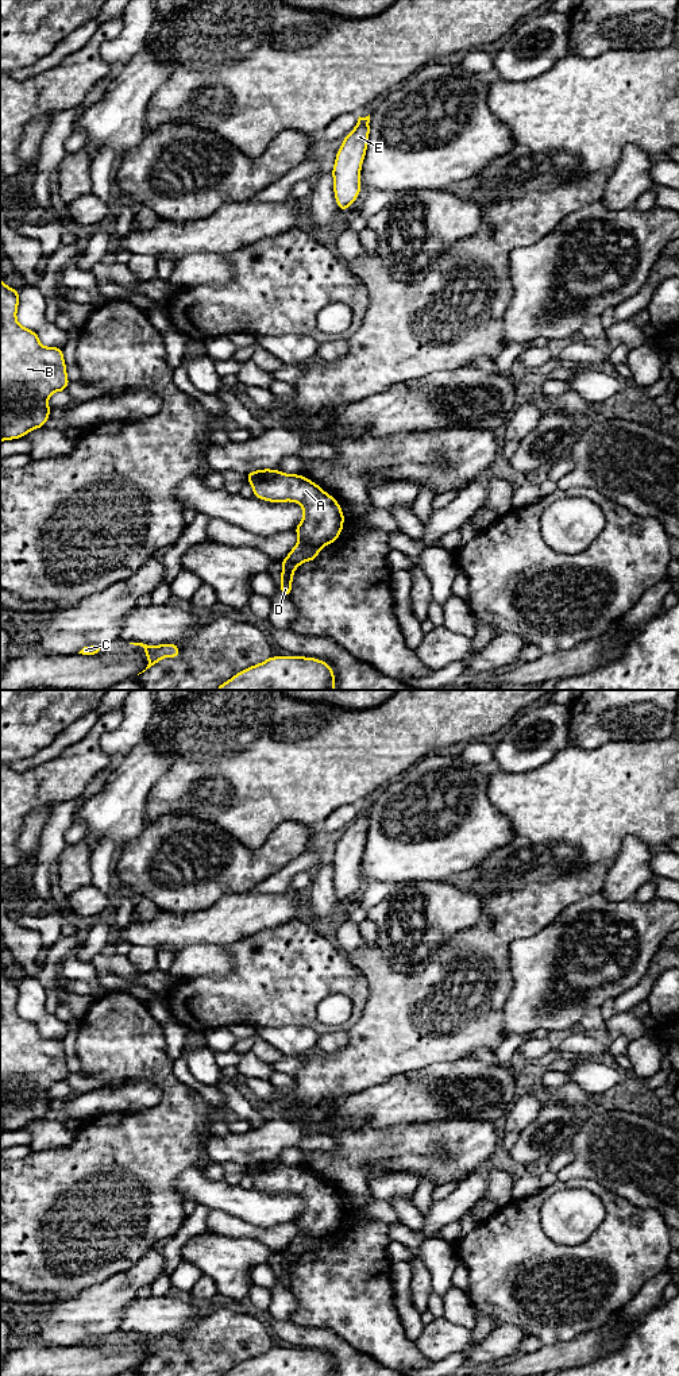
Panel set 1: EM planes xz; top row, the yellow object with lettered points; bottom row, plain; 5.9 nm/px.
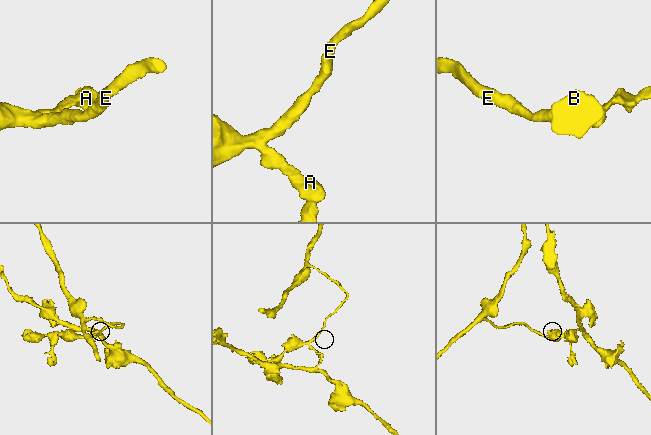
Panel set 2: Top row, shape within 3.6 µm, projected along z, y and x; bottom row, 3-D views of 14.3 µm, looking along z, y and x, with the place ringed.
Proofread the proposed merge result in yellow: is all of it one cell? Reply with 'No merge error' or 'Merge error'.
Merge error

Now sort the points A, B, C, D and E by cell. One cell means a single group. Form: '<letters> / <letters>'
A B E / C D

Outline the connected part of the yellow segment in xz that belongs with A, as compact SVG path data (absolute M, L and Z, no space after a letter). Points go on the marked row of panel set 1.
M271 469L250 471L244 478L252 486L254 497L259 500L293 501L301 505L304 517L293 529L300 544L323 548L340 536L344 524L340 504L317 483L300 474Z

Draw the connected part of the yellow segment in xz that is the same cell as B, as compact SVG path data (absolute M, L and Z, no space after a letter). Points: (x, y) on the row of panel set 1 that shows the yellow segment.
M0 278L0 442L20 439L45 427L51 408L49 397L69 385L62 348L43 347L36 332L16 320L19 290Z

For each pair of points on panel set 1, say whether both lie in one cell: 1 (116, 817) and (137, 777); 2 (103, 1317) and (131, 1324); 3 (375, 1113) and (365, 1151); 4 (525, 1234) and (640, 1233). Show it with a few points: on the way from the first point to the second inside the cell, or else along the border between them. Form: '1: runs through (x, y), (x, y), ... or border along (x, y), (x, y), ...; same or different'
1: runs through (119, 808), (128, 786); same
2: border along (137, 1298), (124, 1309), (118, 1329); different
3: border along (402, 1124), (386, 1128), (358, 1126), (340, 1130); different
4: runs through (554, 1252), (612, 1253); same

